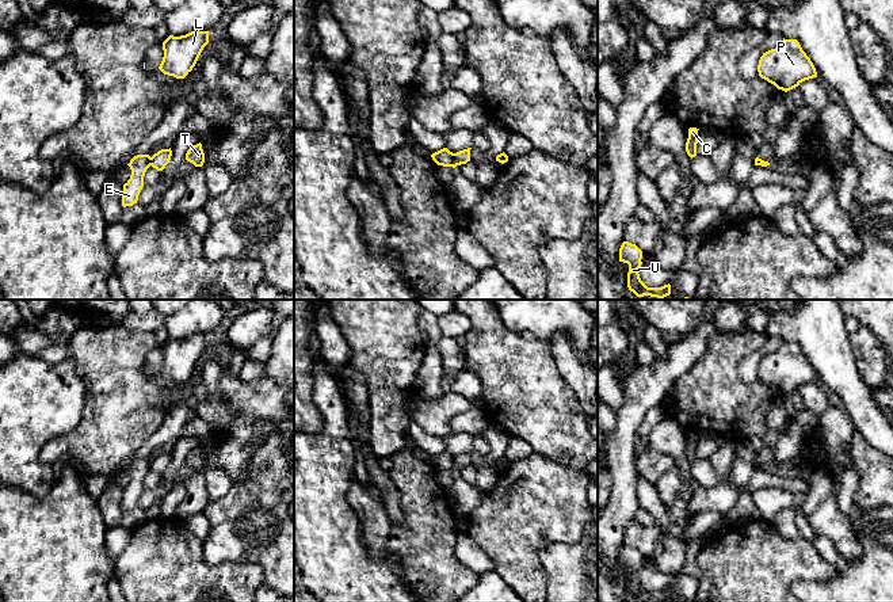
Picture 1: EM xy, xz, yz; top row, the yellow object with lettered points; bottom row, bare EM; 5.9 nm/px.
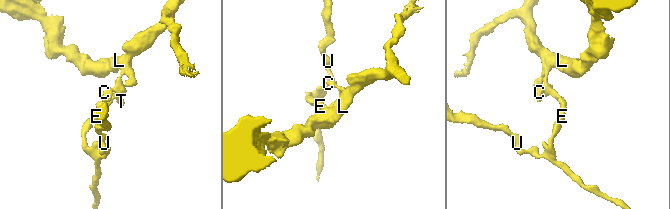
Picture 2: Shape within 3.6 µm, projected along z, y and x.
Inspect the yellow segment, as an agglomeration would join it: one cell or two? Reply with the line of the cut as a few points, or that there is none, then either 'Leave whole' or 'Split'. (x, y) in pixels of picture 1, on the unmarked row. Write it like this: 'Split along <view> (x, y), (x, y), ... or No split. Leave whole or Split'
Split along xz (453, 457), (457, 468). Split

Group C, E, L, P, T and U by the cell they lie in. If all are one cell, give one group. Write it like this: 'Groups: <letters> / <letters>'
Groups: C L P T / E U

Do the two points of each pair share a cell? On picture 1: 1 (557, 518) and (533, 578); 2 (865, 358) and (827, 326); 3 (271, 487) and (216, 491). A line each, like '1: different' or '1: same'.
1: same
2: different
3: different

